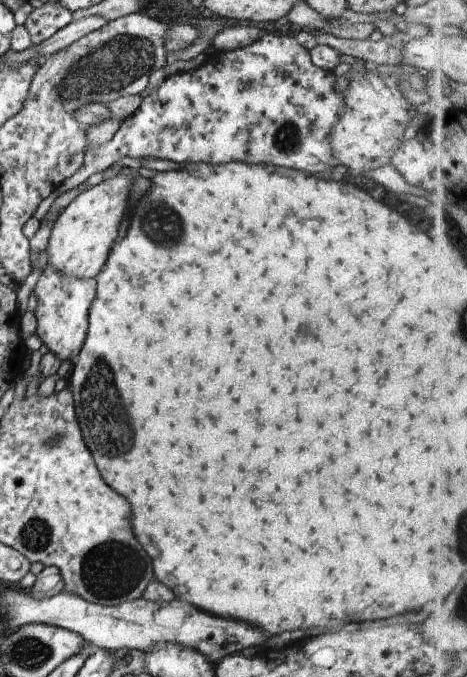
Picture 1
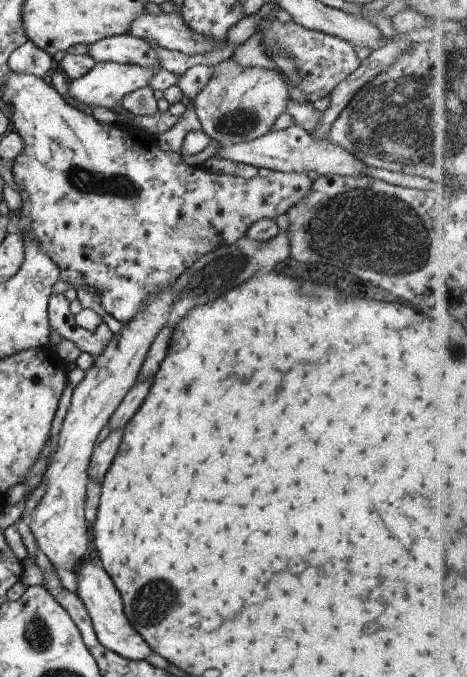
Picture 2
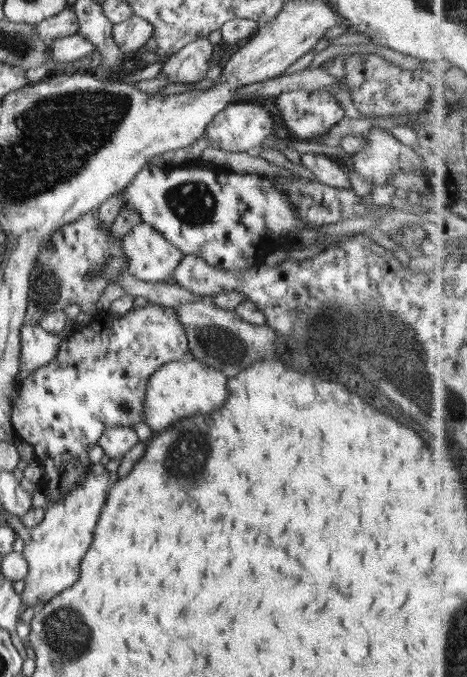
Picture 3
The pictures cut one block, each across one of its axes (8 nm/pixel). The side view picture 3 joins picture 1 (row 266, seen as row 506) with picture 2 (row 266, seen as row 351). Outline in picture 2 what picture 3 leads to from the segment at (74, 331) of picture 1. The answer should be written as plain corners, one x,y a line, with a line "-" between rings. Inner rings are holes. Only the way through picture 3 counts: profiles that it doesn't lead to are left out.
10,71
6,76
4,86
1,86
2,100
10,108
11,129
15,130
24,142
22,152
14,158
12,172
14,181
21,190
18,190
22,200
22,207
19,210
11,211
8,214
12,230
15,232
30,232
40,245
40,250
52,259
52,262
60,268
60,280
67,282
72,288
78,290
82,286
89,286
100,296
104,310
120,322
130,322
142,308
144,300
150,294
160,292
162,288
173,286
179,276
199,259
201,255
212,252
213,249
222,245
237,243
244,238
248,229
254,222
262,218
276,219
280,214
286,214
294,208
310,190
312,180
307,173
272,171
268,176
254,176
254,178
237,177
222,173
210,172
209,167
191,166
183,160
183,154
172,151
163,151
158,146
158,140
147,131
137,128
131,123
102,124
93,118
93,115
86,114
78,106
73,107
50,84
47,84
42,77
33,74
18,74

